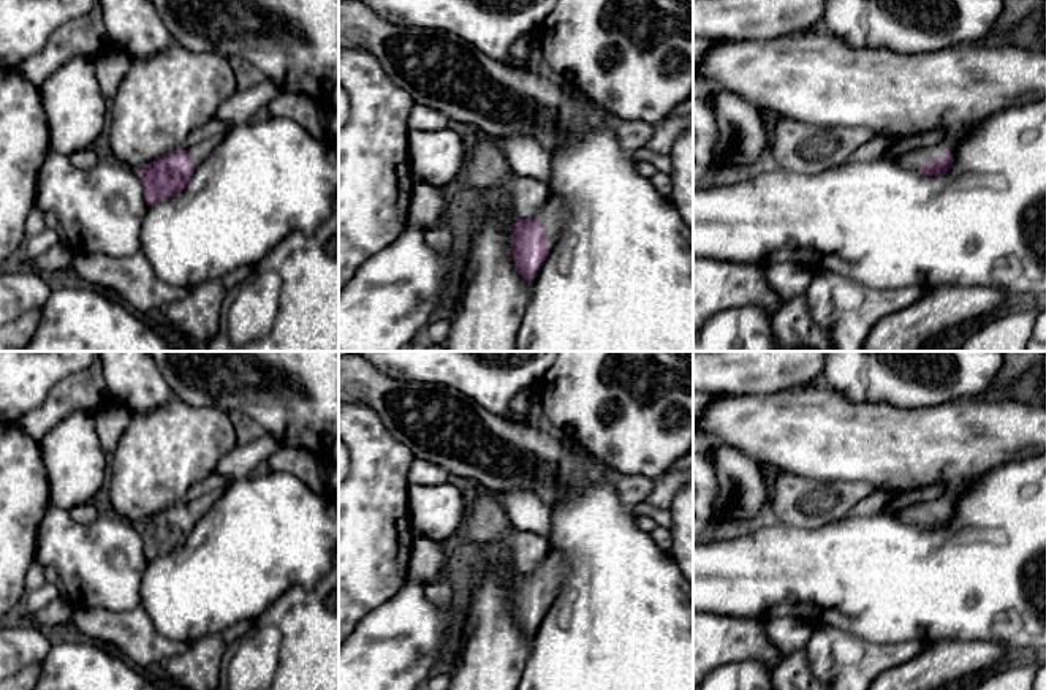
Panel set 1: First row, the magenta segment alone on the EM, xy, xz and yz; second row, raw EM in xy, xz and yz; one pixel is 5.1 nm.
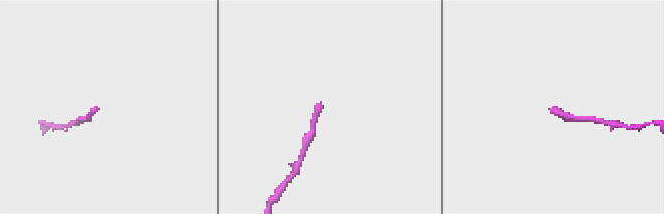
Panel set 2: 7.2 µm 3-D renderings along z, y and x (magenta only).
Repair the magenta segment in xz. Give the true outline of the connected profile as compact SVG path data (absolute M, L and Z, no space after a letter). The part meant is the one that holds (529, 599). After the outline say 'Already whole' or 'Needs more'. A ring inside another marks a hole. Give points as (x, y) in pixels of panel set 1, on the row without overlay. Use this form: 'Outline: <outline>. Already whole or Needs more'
Outline: M549 552L541 563L541 570L535 574L513 573L513 612L525 635L533 636L536 633L567 574L568 563L559 552Z. Needs more

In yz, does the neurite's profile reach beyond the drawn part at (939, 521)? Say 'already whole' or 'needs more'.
needs more

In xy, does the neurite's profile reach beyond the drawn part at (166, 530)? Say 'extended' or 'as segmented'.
extended

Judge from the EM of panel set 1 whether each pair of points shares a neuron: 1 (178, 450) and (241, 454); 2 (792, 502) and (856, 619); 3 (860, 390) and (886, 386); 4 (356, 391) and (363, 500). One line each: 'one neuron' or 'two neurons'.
1: two neurons
2: two neurons
3: one neuron
4: two neurons

